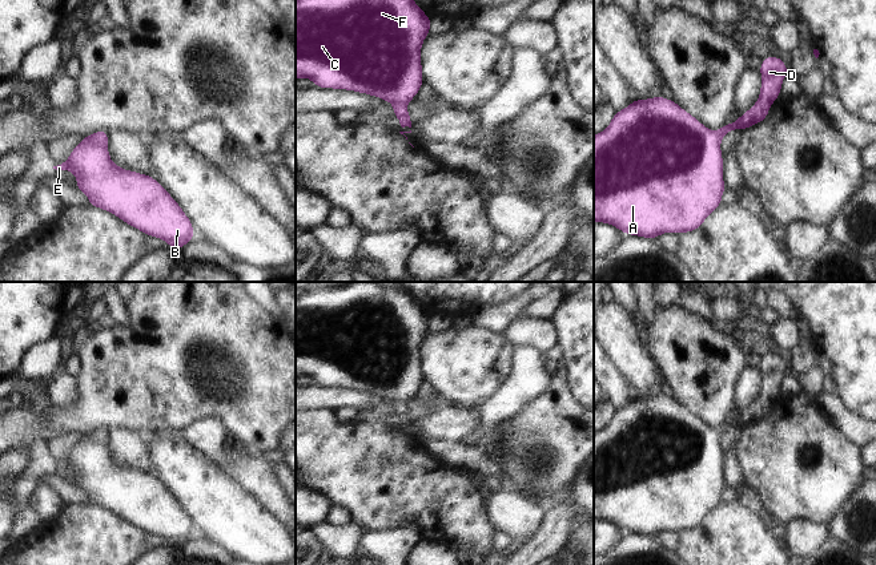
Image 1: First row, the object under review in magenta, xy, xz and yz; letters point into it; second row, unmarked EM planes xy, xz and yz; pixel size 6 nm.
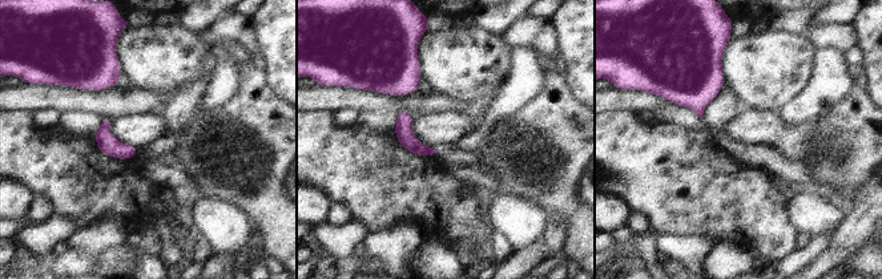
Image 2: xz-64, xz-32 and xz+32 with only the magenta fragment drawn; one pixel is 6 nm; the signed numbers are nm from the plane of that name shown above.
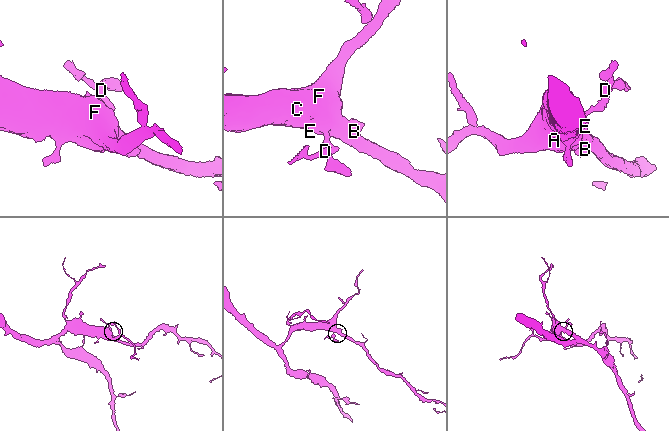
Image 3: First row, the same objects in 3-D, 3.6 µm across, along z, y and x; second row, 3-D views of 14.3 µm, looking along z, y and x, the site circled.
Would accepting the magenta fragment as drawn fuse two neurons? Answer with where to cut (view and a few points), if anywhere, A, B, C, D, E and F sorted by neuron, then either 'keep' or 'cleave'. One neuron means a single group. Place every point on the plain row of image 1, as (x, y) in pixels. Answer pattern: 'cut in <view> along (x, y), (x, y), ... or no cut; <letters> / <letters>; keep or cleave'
no cut; A B C D E F; keep

